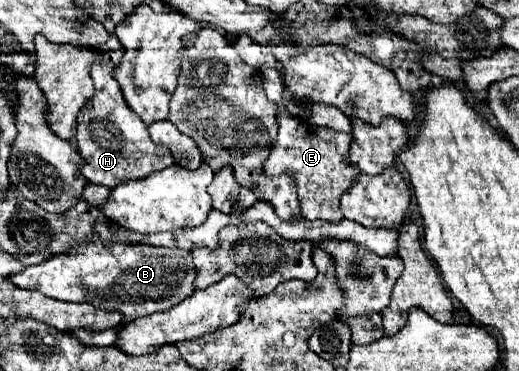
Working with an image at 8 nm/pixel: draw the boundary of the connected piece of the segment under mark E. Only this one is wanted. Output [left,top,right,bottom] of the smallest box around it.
[263,111,361,223]

